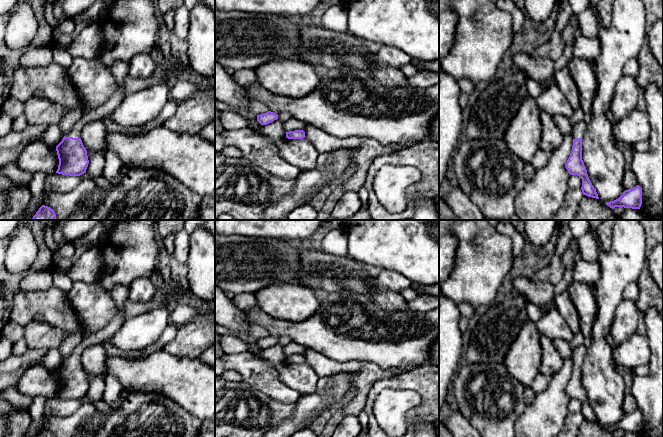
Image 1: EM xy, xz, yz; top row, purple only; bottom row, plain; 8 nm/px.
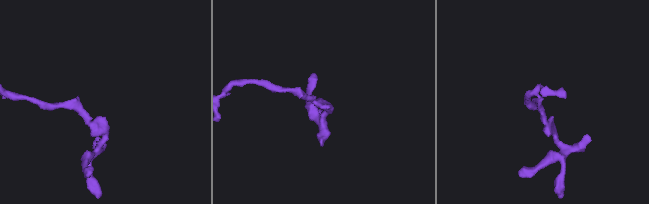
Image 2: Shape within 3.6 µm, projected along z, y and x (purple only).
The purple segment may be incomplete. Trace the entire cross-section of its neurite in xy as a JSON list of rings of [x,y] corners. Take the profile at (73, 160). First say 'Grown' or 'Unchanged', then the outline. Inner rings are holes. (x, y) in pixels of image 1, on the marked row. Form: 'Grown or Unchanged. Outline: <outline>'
Grown. Outline: [[[118,61],[113,65],[111,71],[118,84],[118,91],[104,104],[83,112],[70,132],[56,146],[59,159],[56,173],[69,176],[80,176],[86,173],[89,160],[87,150],[80,138],[82,128],[89,122],[102,120],[120,105],[124,98],[124,80],[129,75],[129,63]]]

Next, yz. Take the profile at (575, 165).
Grown. Outline: [[[584,120],[578,122],[574,126],[572,133],[573,146],[570,156],[565,164],[570,175],[577,175],[582,179],[582,193],[588,197],[599,199],[596,189],[592,185],[584,162],[582,160],[582,138],[587,129],[587,124]]]

